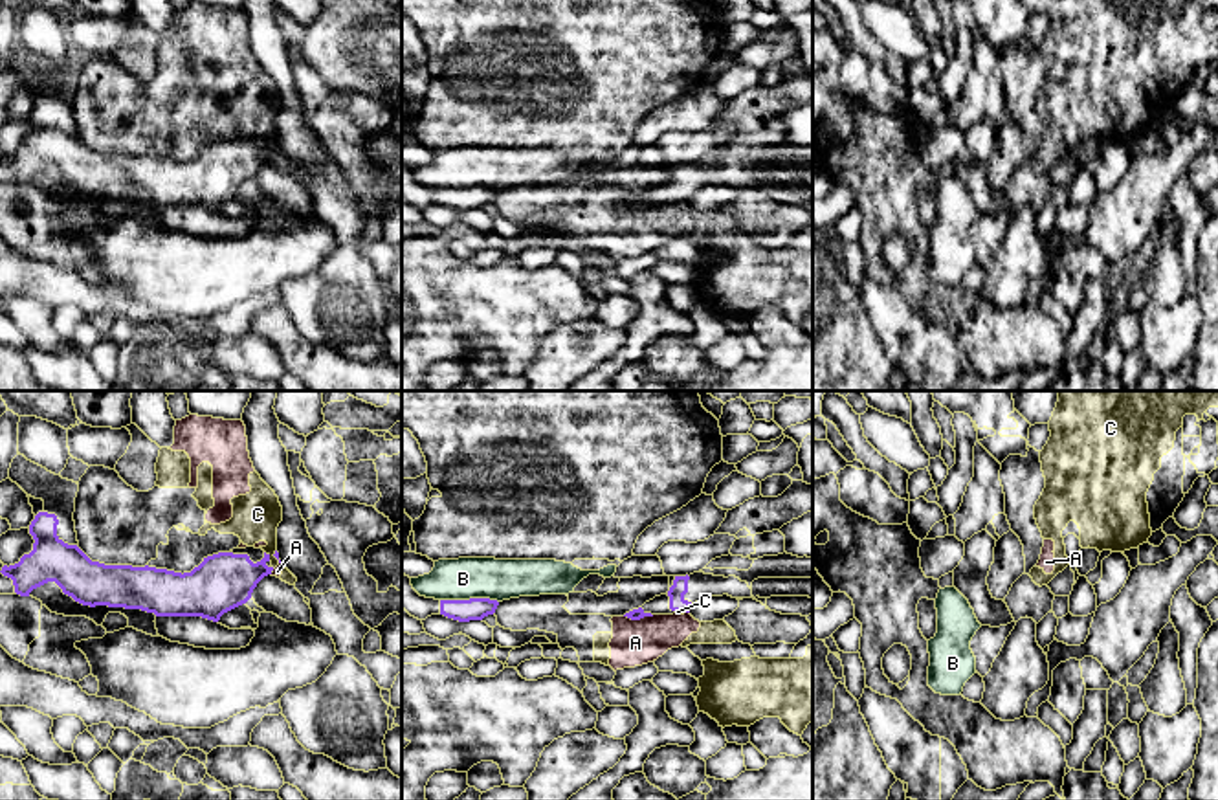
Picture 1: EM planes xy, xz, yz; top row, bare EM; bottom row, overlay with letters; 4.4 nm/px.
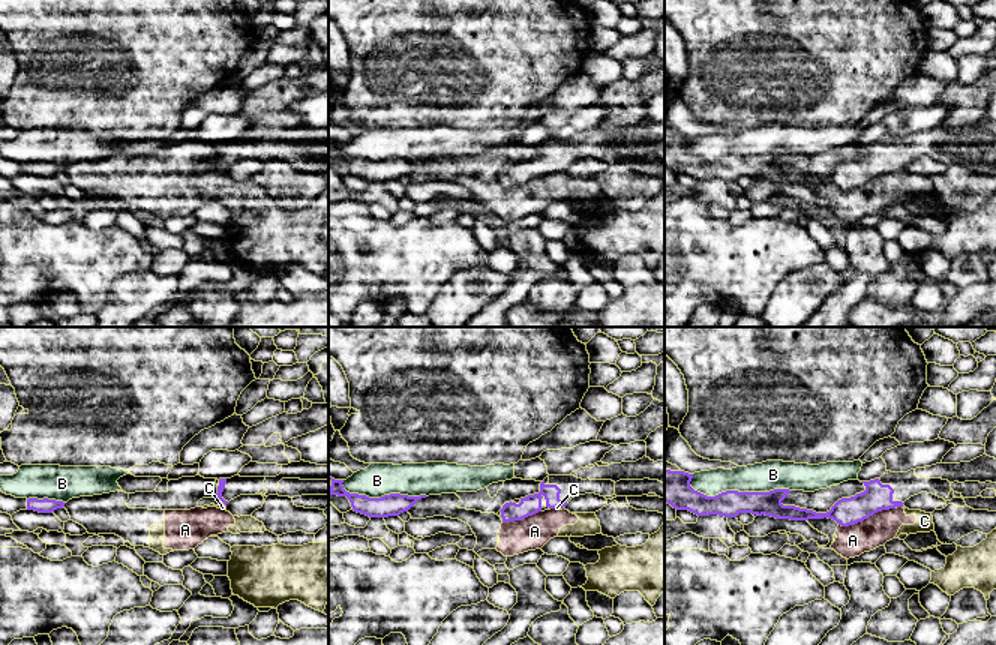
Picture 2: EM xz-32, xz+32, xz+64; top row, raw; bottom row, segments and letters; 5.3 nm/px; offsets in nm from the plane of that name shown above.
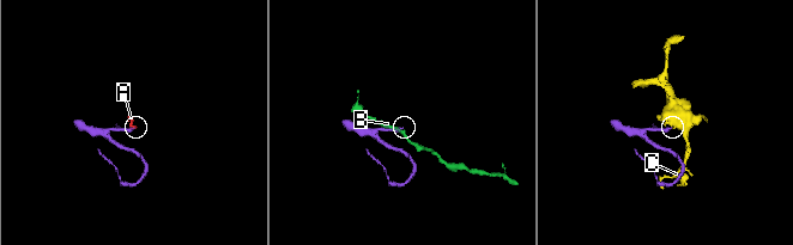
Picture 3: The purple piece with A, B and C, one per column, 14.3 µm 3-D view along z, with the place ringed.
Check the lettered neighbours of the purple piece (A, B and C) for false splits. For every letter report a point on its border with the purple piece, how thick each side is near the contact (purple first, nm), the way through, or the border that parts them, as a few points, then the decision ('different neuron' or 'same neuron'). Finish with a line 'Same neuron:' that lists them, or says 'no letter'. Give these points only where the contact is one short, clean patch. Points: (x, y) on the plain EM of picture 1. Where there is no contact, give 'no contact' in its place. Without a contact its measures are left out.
A: contact xz (639, 208); calibres 50 and 200 nm; border xz (653, 204), (624, 206); different neuron
B: contact xz (470, 188); calibres 100 and 180 nm; different neuron
C: contact xy (274, 144); calibres 20 and 200 nm; border xy (265, 140), (279, 151); different neuron
Same neuron: no letter

